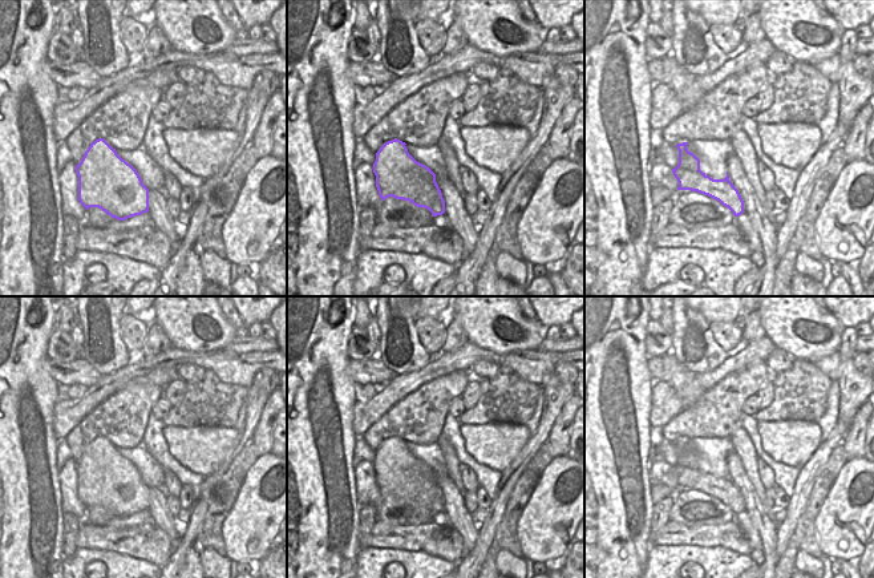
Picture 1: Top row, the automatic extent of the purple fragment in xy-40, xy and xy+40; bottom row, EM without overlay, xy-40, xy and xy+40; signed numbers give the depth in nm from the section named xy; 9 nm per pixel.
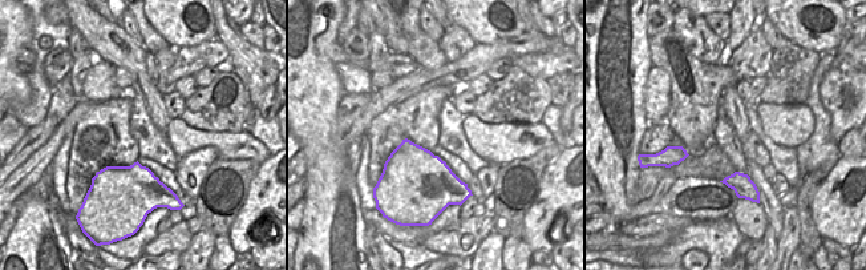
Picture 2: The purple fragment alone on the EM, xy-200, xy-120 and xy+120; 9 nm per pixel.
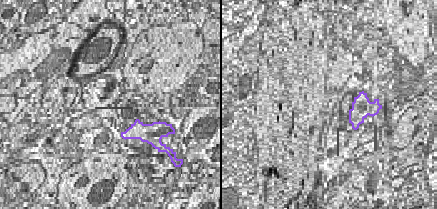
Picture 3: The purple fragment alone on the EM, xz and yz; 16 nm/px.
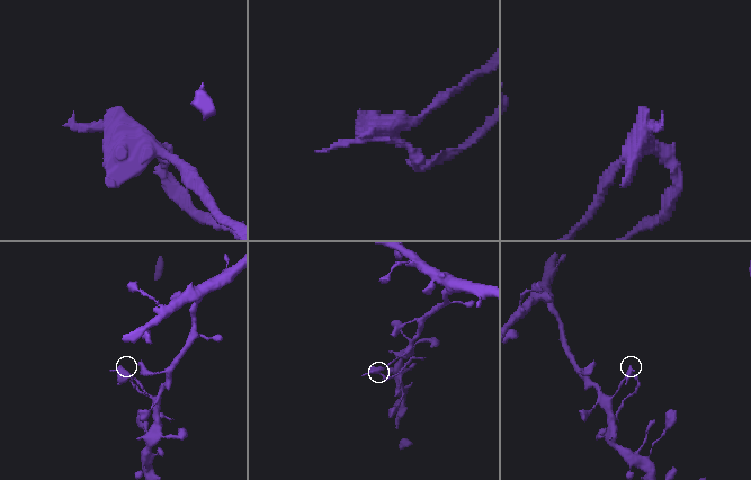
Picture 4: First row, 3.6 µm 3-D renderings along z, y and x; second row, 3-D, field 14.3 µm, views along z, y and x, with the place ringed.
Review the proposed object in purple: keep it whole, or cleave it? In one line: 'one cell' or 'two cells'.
two cells

